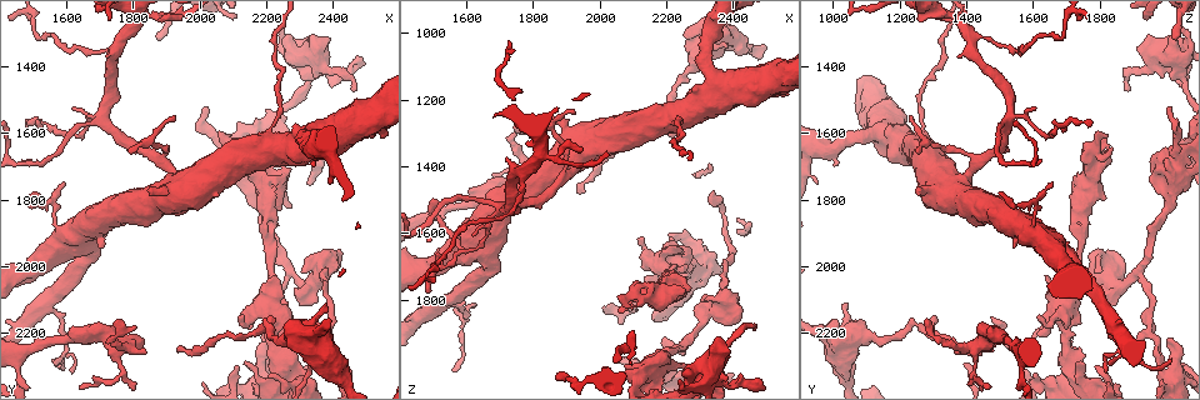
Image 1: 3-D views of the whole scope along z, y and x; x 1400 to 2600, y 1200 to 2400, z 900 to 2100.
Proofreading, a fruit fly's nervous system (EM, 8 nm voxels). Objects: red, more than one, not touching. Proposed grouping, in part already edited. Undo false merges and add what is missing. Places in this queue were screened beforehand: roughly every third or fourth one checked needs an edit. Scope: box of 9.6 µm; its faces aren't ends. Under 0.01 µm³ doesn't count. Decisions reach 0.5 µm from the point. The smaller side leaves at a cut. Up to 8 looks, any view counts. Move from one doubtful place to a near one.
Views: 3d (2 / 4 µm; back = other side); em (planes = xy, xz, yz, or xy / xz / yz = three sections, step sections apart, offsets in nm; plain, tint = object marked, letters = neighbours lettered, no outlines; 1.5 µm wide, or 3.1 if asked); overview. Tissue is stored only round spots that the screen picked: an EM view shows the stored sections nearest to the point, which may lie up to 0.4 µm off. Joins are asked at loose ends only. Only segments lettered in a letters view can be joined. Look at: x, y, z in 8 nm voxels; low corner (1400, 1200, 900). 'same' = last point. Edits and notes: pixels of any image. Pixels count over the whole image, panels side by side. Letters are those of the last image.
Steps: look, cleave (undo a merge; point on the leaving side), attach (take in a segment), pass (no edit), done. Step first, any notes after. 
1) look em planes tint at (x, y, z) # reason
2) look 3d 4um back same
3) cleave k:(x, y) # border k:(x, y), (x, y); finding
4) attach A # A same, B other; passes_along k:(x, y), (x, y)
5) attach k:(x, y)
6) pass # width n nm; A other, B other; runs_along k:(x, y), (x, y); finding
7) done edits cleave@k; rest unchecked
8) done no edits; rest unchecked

look em xz step 4 tint at (1850, 1770, 1250) # an open end

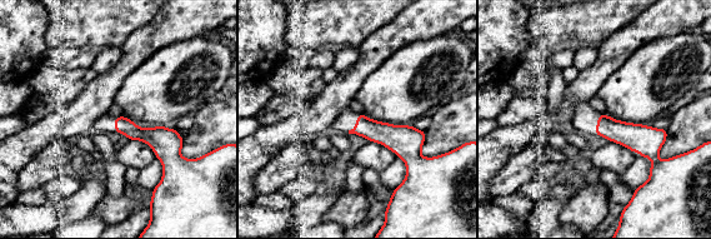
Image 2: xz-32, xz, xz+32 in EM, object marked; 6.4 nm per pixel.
look em planes letters same # another direction

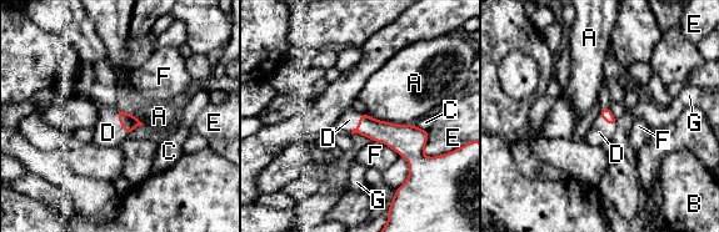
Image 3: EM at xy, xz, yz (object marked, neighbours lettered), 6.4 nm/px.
attach D # A other, B other, C other, D same, E other, F other, G other; passes_along 3:(129, 122), (120, 122), (108, 132); the cell continues

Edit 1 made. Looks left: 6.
look 3d 4um at (1500, 1780, 1500) # tapers out

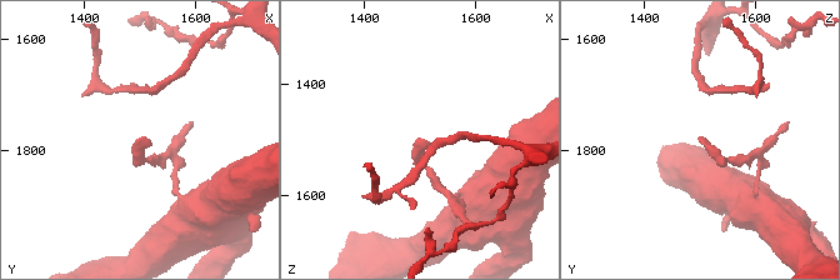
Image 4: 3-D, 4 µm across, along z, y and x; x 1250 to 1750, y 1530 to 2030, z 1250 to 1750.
look em planes letters at (1500, 1770, 1505) # now the EM

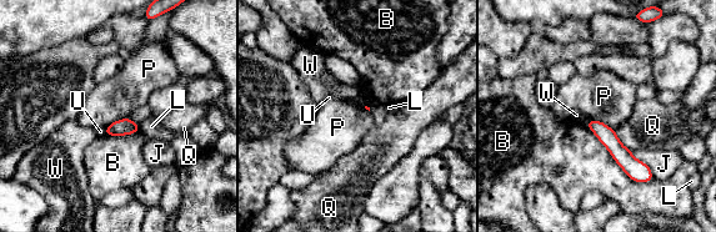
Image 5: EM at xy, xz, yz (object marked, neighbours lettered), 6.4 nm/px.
pass # B other, J other, L other, P other, Q other, U other, W other; border 5:(587, 120), (600, 120), (615, 131); none of them fits

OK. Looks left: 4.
look 3d 2um at (1930, 2250, 1490) # thin end

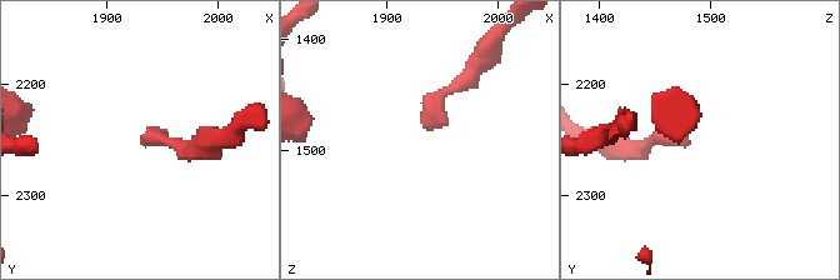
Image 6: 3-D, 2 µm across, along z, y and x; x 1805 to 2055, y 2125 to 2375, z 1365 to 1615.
look em xz step 4 letters at (1932, 2254, 1476)

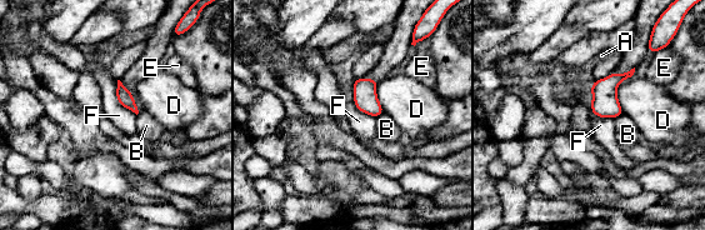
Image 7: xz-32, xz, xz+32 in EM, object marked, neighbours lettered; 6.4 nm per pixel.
look em planes letters same # cut it another way

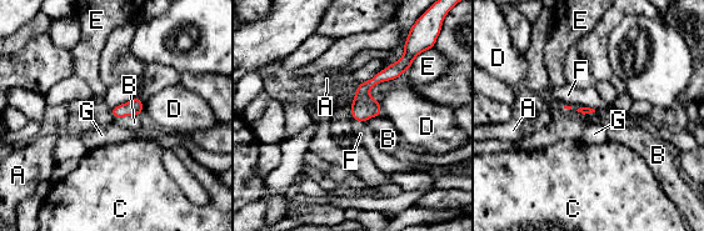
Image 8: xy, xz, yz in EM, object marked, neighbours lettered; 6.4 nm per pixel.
pass # A other, B other, C other, D other, E other, F other, G other; no lettered segment goes on from it

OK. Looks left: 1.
look em planes letters at (2270, 2130, 1650) # an open end

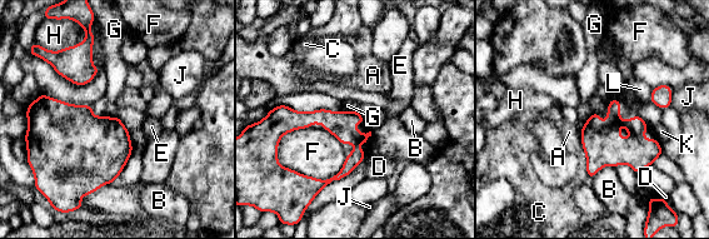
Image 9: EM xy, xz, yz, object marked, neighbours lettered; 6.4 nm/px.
pass # width 140 nm; longest_contact F 300 nm; A other, B other, C other, D other, E other, F other, G other, H other, J other, K other, L other; no lettered segment goes on from it

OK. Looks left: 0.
done edits attach@3; rest unchecked

